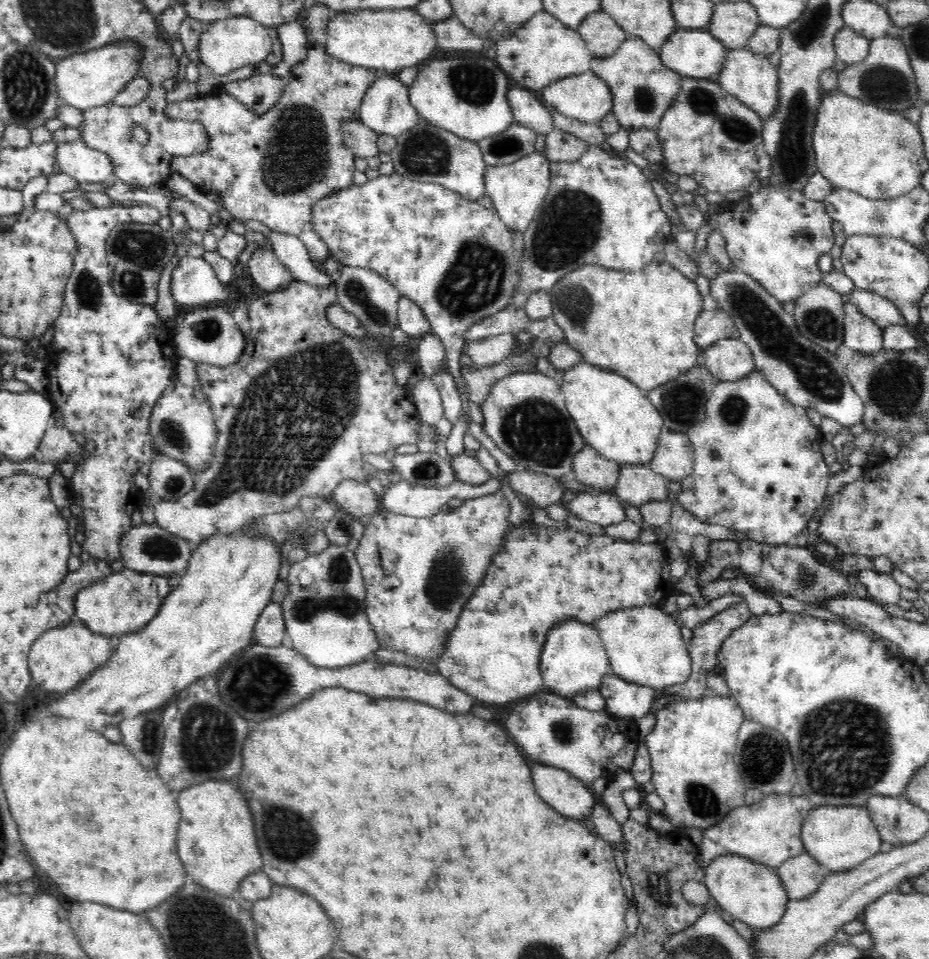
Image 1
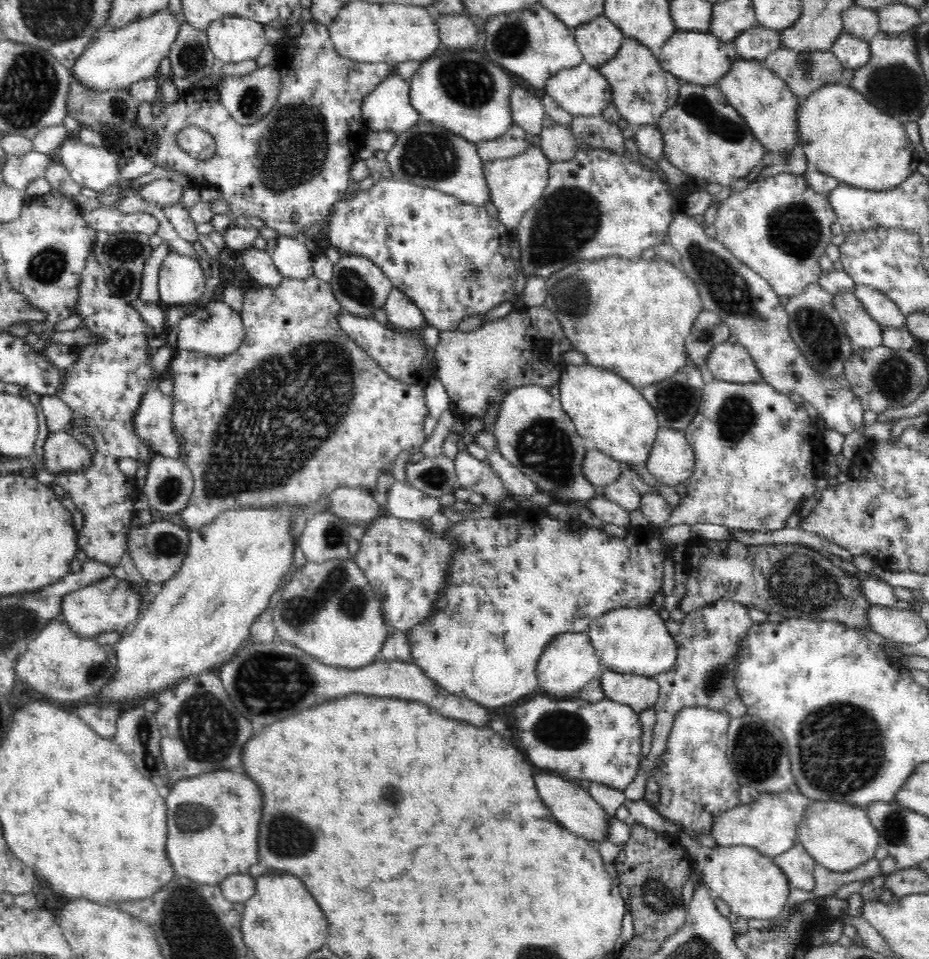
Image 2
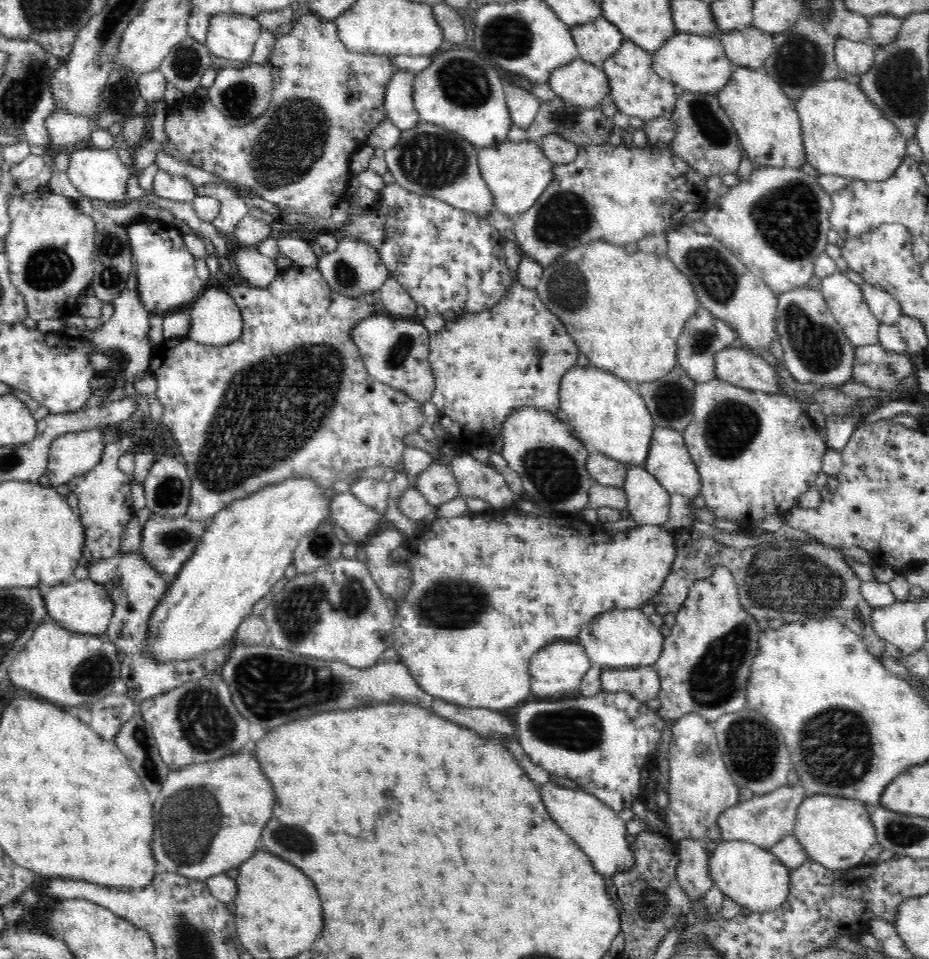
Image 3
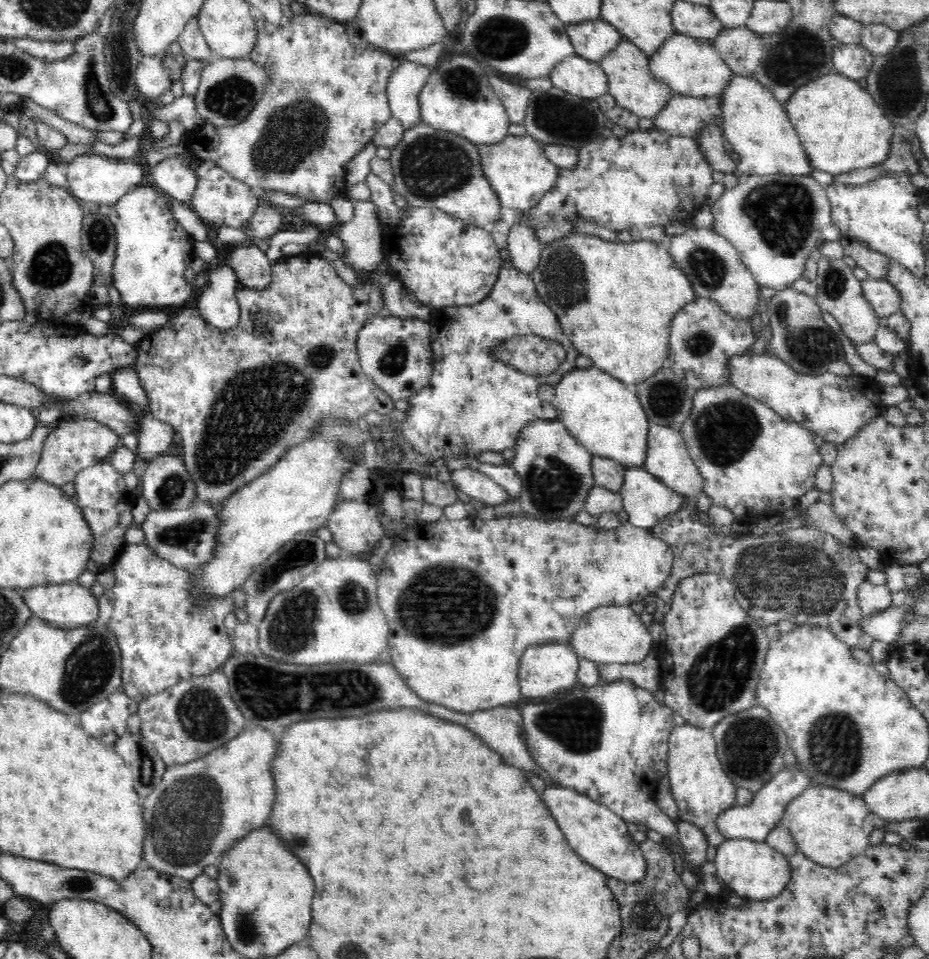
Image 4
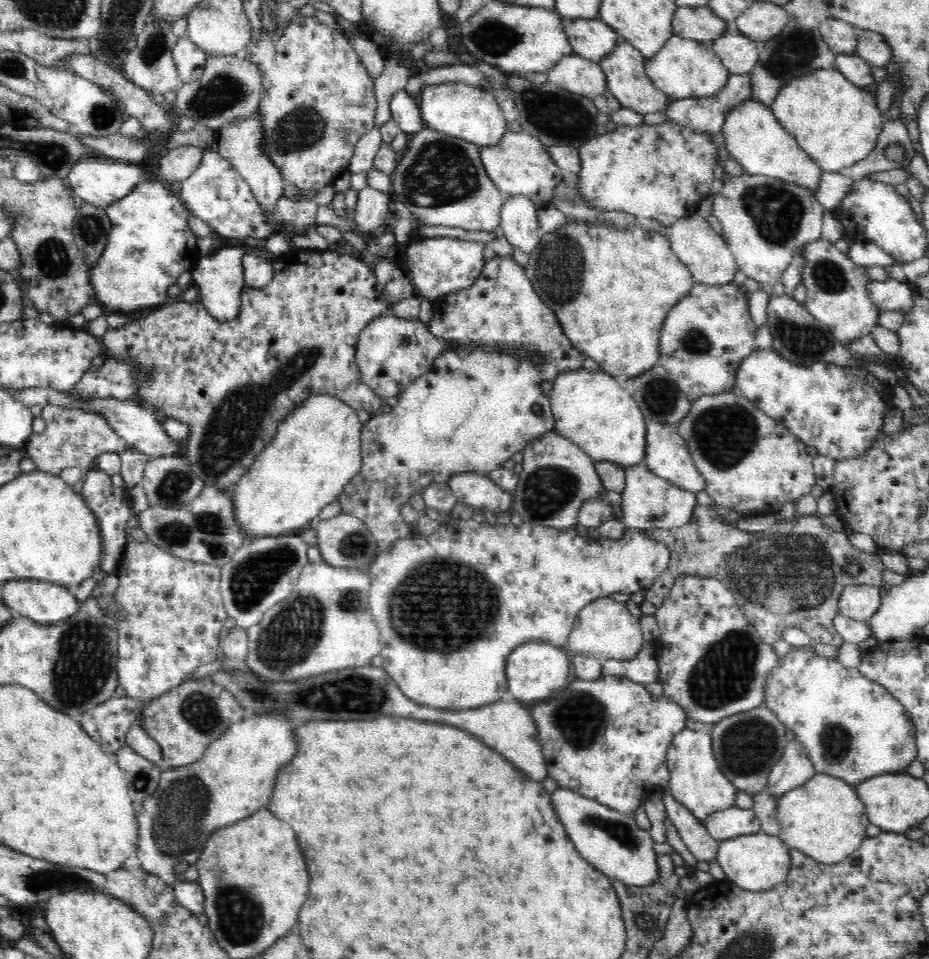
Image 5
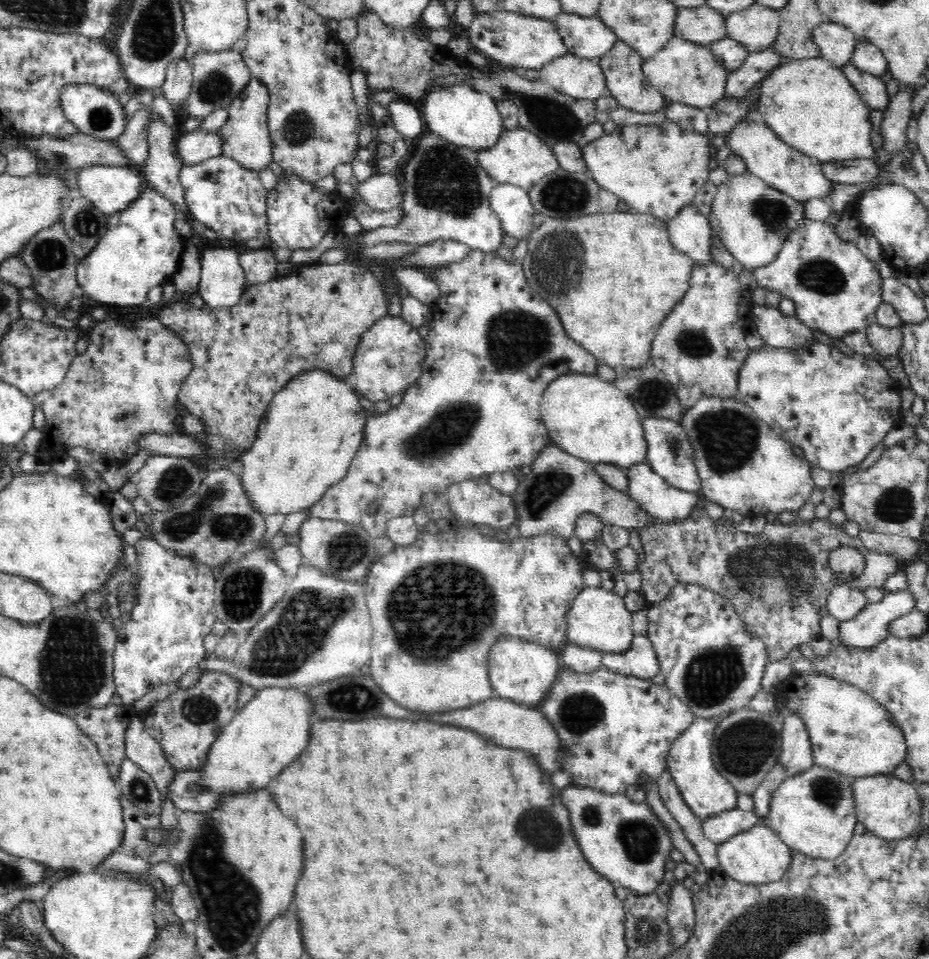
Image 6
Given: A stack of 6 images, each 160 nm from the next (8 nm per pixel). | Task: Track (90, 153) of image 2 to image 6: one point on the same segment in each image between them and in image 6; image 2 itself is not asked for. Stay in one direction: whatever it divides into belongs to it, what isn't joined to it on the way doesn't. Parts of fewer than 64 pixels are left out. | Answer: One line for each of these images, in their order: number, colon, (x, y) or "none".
3: (99, 174)
4: (98, 180)
5: (100, 182)
6: (111, 189)

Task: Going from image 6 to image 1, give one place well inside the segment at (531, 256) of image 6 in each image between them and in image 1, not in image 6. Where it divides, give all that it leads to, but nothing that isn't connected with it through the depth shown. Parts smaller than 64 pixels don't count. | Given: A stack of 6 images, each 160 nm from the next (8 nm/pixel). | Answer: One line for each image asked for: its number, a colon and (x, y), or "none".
1: (640, 324)
2: (630, 316)
3: (625, 311)
4: (615, 300)
5: (631, 279)

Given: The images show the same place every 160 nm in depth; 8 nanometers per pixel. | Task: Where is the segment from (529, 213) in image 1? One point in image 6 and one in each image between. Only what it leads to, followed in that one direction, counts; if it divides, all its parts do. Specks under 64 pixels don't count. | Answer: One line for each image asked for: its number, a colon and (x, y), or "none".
2: (516, 184)
3: (517, 174)
4: (517, 168)
5: (519, 164)
6: (520, 157)

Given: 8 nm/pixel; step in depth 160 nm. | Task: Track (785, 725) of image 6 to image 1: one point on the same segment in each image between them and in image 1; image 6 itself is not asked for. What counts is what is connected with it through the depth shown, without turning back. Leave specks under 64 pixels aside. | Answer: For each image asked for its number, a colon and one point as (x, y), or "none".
1: (768, 832)
2: (769, 824)
3: (765, 819)
4: (753, 821)
5: (793, 769)

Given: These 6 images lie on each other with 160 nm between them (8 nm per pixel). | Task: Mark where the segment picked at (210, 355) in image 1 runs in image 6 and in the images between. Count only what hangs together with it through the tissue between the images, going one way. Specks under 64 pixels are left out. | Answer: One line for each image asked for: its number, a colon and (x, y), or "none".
2: (215, 329)
3: (215, 319)
4: (217, 303)
5: (218, 276)
6: (222, 283)

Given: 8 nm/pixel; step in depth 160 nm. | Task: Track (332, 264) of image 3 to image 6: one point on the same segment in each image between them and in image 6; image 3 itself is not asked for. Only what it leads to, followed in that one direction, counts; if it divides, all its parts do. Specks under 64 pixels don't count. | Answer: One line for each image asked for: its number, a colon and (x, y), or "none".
4: (362, 237)
5: (372, 206)
6: (380, 192)

